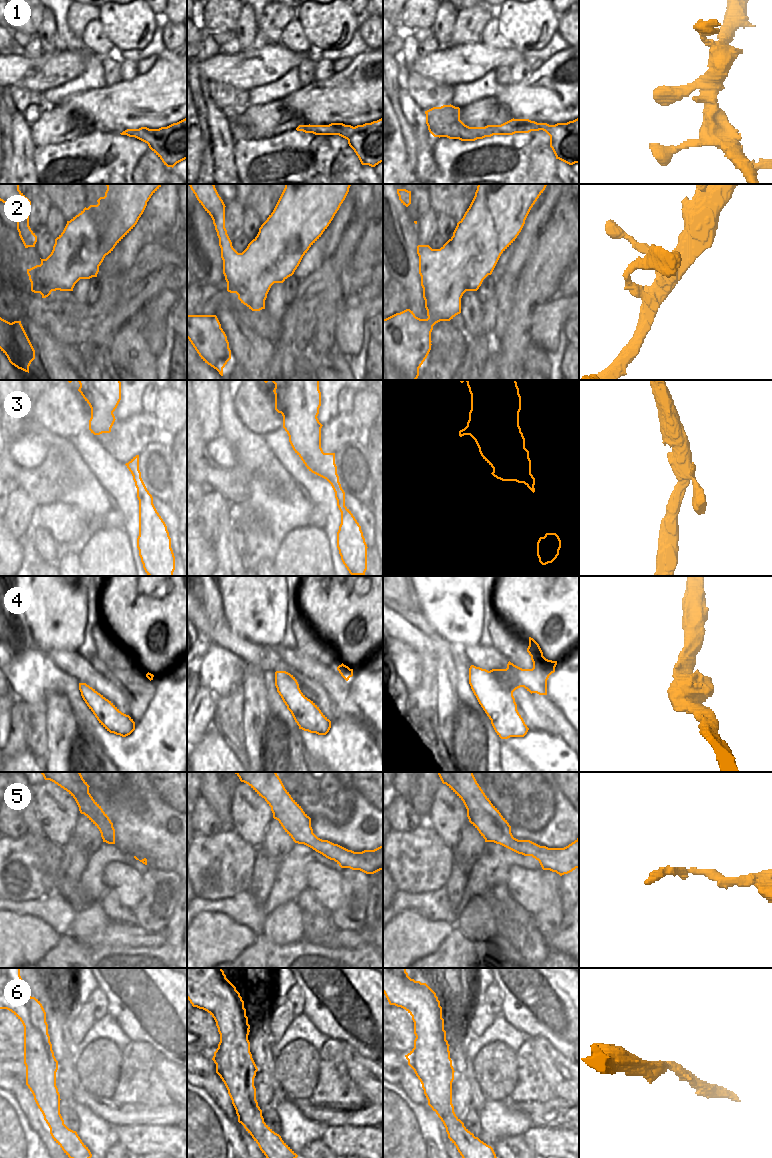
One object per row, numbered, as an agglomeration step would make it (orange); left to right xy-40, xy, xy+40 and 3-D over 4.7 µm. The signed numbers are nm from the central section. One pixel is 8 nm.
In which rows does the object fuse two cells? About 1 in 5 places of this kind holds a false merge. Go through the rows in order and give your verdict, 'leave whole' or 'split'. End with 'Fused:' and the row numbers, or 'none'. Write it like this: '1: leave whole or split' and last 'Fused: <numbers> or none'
1: leave whole
2: leave whole
3: leave whole
4: leave whole
5: leave whole
6: leave whole
Fused: none

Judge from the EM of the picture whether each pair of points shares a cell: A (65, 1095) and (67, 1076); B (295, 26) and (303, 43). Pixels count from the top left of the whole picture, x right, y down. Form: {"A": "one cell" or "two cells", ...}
{"A": "one cell", "B": "one cell"}

